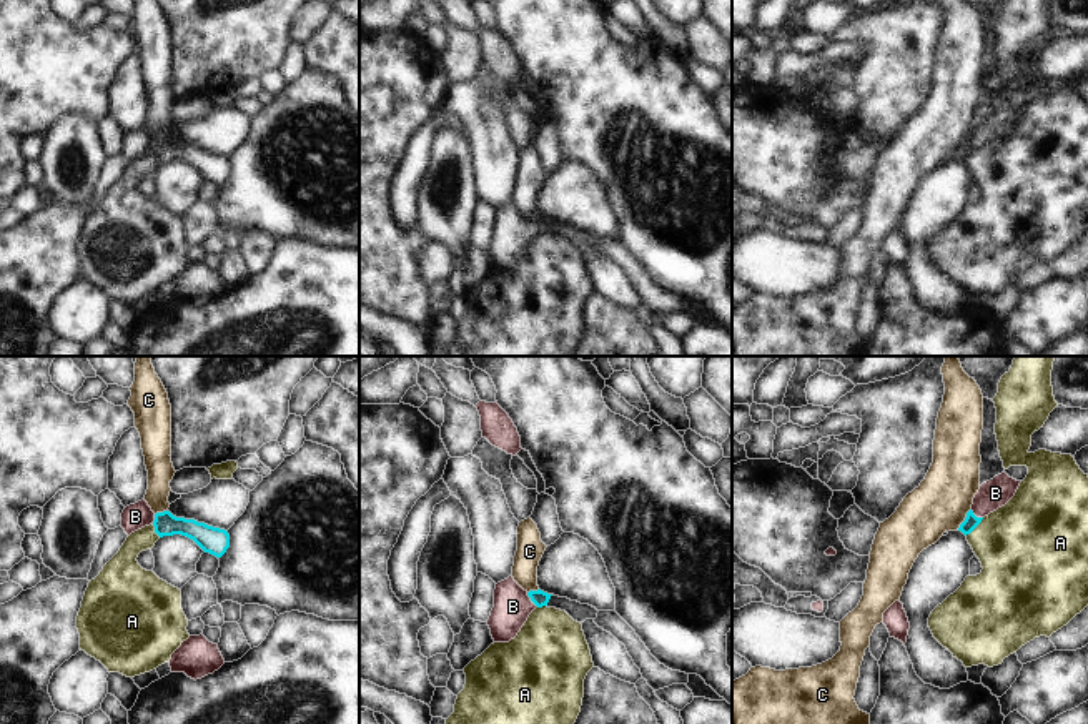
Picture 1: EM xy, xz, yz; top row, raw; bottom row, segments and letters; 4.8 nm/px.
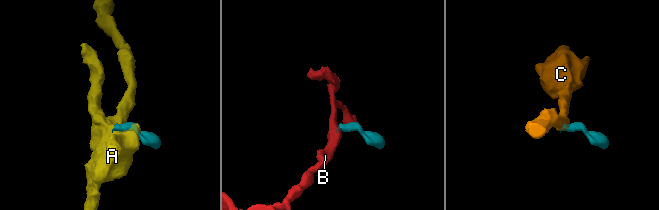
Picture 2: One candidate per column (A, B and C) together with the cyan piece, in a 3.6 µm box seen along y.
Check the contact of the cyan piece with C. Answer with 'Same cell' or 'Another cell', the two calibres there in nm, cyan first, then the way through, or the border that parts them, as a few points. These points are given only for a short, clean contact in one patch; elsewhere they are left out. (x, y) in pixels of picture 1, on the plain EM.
Another cell. Thickness 70 nm (cyan) against 280 nm. Boundary: yz (970, 135), (957, 157).

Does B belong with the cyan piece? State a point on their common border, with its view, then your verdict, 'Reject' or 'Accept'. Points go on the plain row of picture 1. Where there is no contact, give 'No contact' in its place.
Touches cyan at xz (531, 227). Accept.

